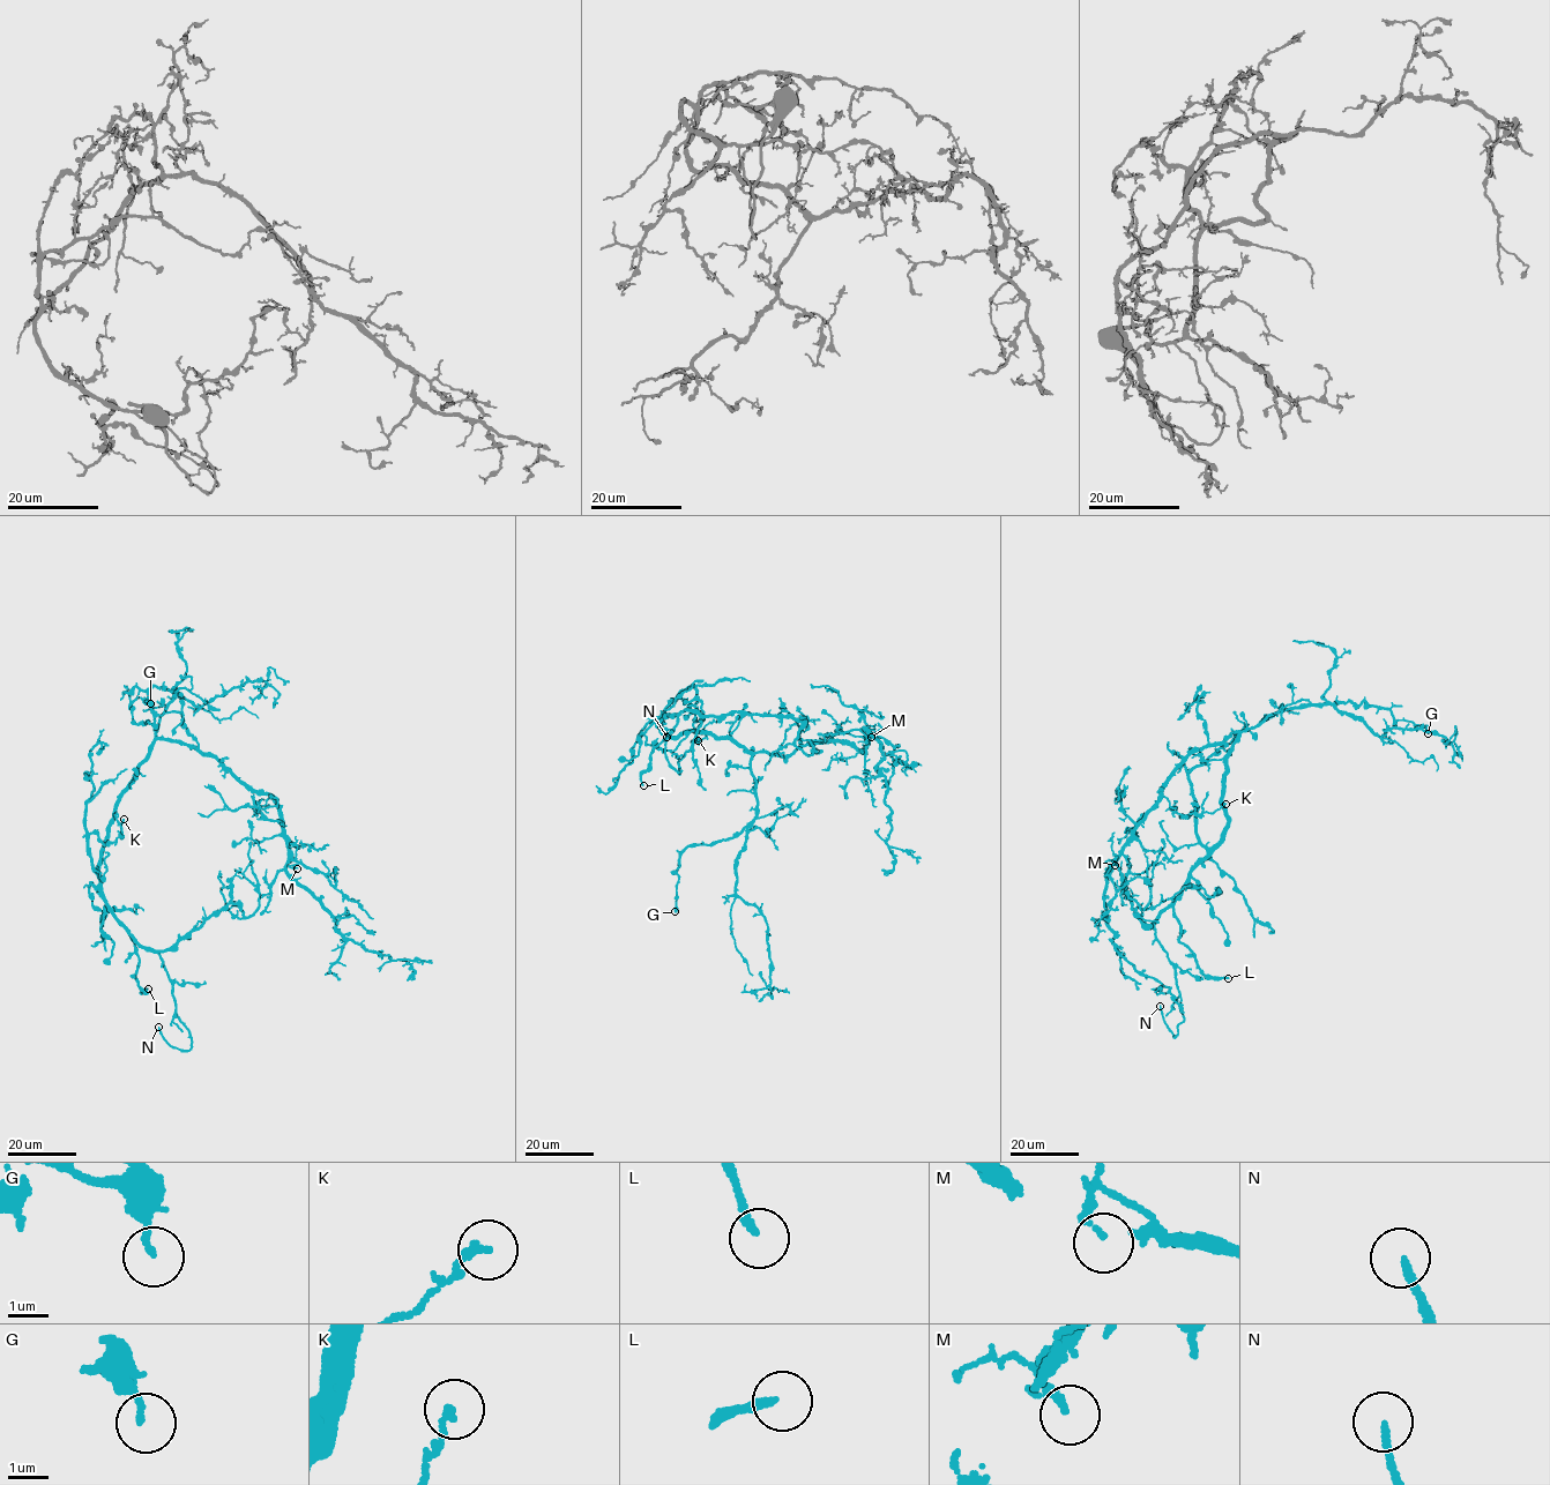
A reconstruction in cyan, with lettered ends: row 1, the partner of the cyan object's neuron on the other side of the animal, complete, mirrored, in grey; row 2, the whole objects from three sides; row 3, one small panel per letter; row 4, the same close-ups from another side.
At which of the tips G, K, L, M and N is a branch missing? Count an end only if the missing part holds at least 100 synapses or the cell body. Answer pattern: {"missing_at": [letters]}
{"missing_at": ["N"]}

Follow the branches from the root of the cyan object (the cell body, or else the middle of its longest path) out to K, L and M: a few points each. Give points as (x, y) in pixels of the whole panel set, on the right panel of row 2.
K: (1237, 741), (1221, 788), (1226, 830), (1216, 844), (1205, 847), (1194, 805), (1183, 816), (1214, 812), (1226, 804)
L: (1237, 741), (1221, 788), (1226, 830), (1193, 868), (1172, 908), (1178, 940), (1204, 974), (1228, 978)
M: (1237, 741), (1238, 732), (1234, 732), (1187, 755), (1168, 777), (1157, 804), (1123, 851), (1112, 859), (1115, 865)

